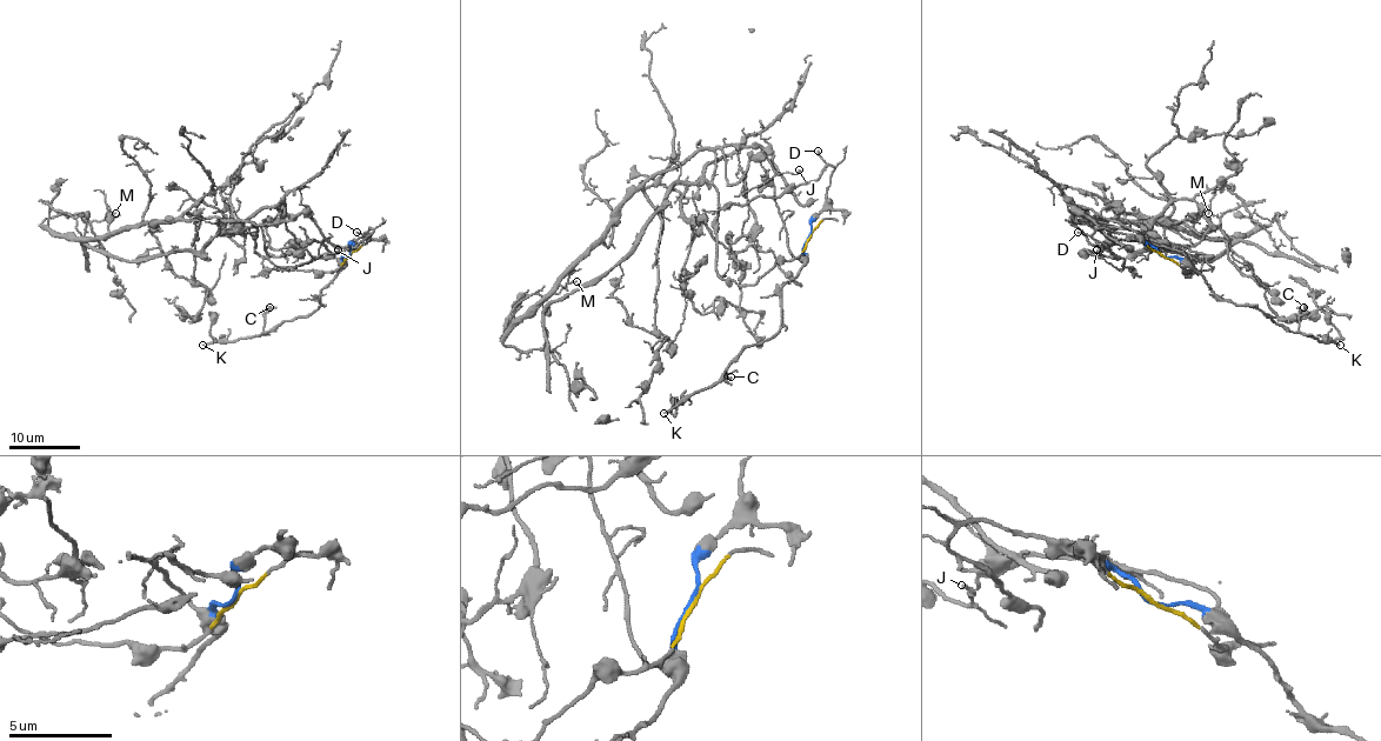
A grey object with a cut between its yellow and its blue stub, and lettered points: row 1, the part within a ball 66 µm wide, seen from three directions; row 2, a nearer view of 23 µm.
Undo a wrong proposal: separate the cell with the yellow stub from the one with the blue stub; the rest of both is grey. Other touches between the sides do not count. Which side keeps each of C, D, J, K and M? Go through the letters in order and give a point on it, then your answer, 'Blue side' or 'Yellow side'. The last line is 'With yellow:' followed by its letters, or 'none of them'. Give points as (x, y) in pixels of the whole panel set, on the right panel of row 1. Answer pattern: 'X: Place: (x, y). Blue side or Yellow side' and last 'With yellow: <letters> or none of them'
C: Place: (1303, 307). Blue side
D: Place: (1078, 232). Blue side
J: Place: (1096, 249). Yellow side
K: Place: (1340, 345). Blue side
M: Place: (1208, 213). Yellow side
With yellow: J, M

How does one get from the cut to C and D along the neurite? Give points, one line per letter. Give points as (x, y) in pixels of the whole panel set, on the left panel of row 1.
C: (348, 255), (344, 256), (344, 267), (320, 294), (320, 305), (313, 312), (265, 332), (264, 312), (271, 306)
D: (348, 255), (351, 246), (372, 229), (368, 235), (355, 232)

